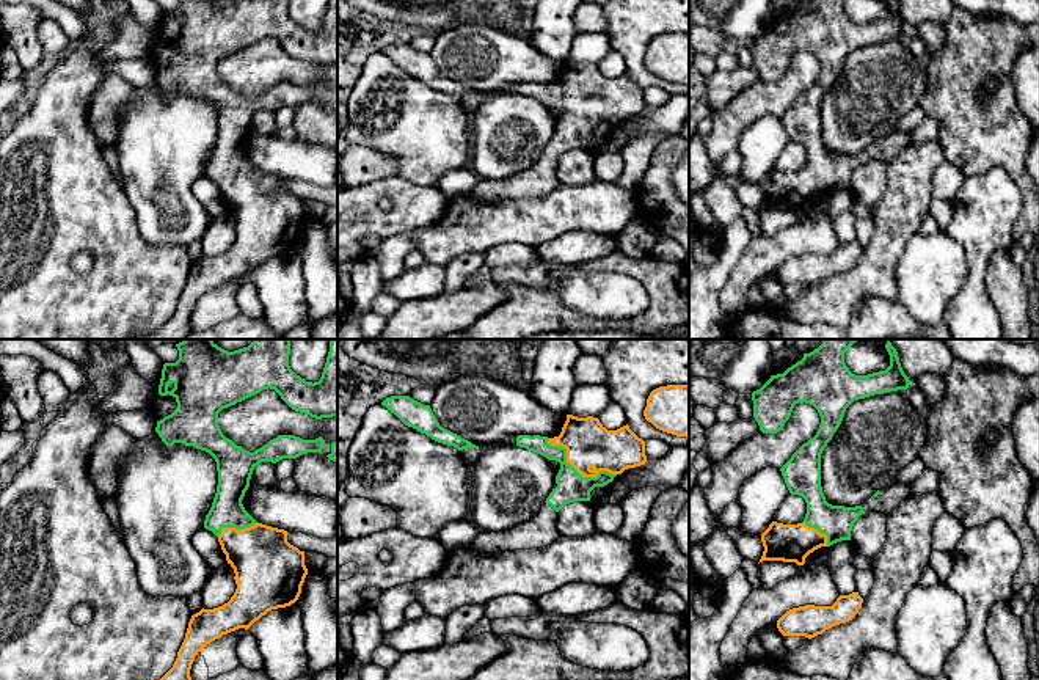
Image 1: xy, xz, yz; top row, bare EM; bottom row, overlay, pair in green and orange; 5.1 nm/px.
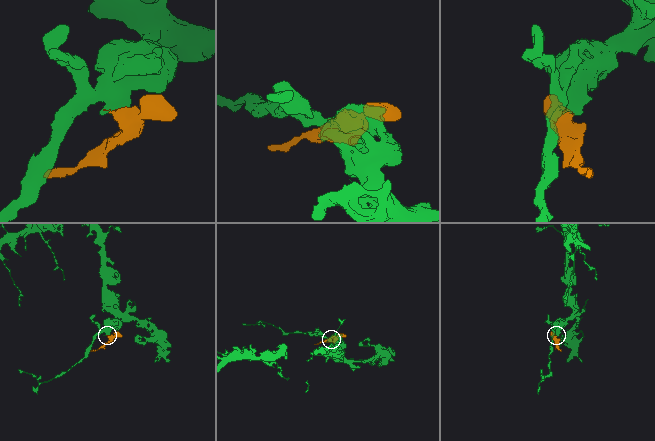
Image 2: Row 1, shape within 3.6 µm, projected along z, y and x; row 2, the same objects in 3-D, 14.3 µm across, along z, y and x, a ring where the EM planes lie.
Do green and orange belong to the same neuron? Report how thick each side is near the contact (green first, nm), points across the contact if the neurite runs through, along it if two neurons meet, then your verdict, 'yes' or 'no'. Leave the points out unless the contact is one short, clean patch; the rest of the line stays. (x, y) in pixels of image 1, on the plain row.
150 nm thick on the green side, 240 nm on the other; runs through xz (572, 134), (575, 131), (575, 118), (587, 106), (587, 91); yes

